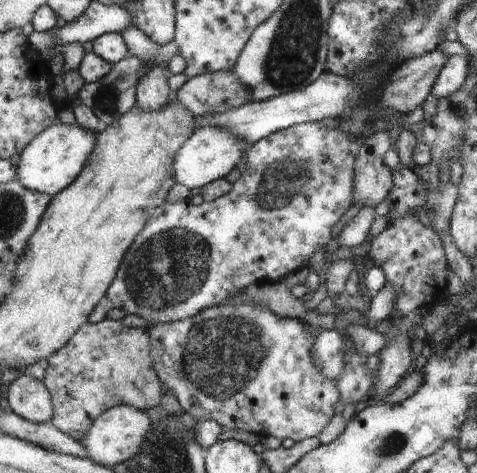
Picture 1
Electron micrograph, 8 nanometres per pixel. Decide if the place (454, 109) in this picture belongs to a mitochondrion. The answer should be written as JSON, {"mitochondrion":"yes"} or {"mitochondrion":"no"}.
{"mitochondrion":"yes"}

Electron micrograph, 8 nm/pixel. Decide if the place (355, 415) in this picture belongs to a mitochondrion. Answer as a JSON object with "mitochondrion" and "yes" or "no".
{"mitochondrion":"no"}

